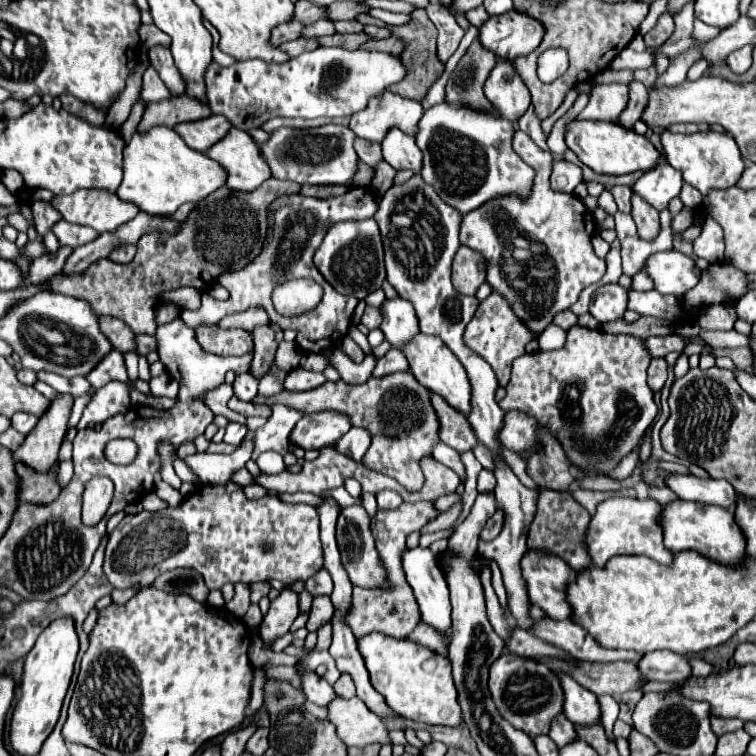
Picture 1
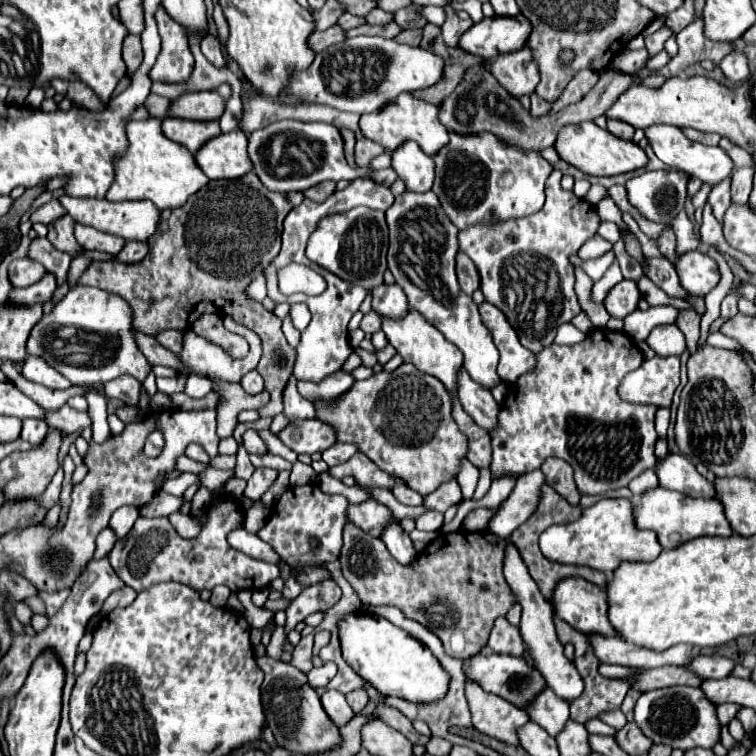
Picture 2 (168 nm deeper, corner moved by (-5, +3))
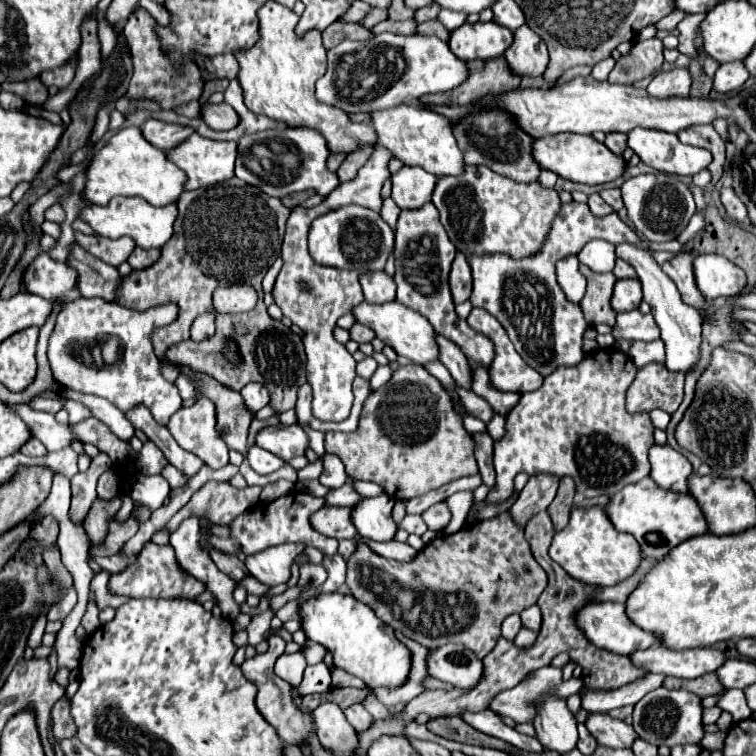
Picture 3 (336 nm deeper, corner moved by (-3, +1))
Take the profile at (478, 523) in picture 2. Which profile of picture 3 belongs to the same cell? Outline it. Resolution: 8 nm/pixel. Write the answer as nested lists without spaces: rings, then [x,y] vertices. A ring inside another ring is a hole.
[[[599,348],[591,354],[585,354],[583,360],[575,366],[557,366],[539,390],[523,392],[517,406],[507,414],[505,434],[501,440],[495,440],[493,456],[495,456],[495,470],[497,480],[495,486],[489,490],[485,502],[487,504],[503,504],[513,496],[513,478],[519,472],[527,474],[555,474],[555,476],[571,476],[575,488],[585,498],[593,496],[613,496],[621,488],[639,482],[641,478],[649,476],[649,458],[647,452],[655,444],[653,440],[653,424],[649,414],[627,414],[625,412],[625,388],[633,382],[637,374],[635,362],[617,350]]]

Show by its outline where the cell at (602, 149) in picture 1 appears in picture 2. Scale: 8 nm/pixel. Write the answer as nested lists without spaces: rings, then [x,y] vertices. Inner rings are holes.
[[[579,122],[579,124],[569,124],[559,130],[557,140],[555,140],[555,150],[561,160],[567,164],[575,166],[577,170],[589,174],[589,176],[615,176],[615,174],[625,174],[637,168],[643,168],[647,164],[647,154],[633,142],[615,138],[607,130],[601,130],[593,122]]]

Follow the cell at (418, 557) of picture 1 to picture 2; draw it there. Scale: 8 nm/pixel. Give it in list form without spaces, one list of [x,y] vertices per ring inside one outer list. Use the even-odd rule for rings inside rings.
[[[389,522],[383,528],[383,538],[381,540],[387,544],[391,556],[401,564],[407,566],[417,558],[417,550],[413,548],[411,538],[407,536],[407,532],[403,532],[399,522]]]

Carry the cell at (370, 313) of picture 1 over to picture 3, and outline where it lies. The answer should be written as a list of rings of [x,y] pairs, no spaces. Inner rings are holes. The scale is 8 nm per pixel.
[[[353,324],[353,328],[351,328],[351,338],[355,340],[355,342],[371,342],[373,338],[375,338],[375,332],[371,330],[371,328],[367,328],[367,326],[363,326],[363,324]]]

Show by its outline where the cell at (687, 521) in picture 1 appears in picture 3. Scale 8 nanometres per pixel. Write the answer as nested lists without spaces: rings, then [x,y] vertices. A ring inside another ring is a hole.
[[[649,478],[625,486],[621,492],[613,496],[613,500],[605,506],[605,510],[615,530],[633,534],[641,544],[643,554],[653,560],[661,560],[677,544],[707,532],[705,514],[691,494],[665,492],[663,488],[657,488],[657,484],[653,484],[653,480]]]

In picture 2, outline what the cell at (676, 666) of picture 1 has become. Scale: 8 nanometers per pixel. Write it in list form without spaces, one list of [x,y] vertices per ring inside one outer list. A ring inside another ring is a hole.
[[[699,656],[687,668],[701,678],[727,678],[731,676],[735,662],[721,656]]]

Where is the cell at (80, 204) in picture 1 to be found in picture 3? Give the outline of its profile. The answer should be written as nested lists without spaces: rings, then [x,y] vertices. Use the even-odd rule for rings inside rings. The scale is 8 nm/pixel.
[[[121,196],[113,198],[105,206],[89,204],[79,212],[79,220],[85,220],[99,236],[107,236],[107,238],[129,236],[135,240],[135,244],[139,248],[161,248],[173,234],[175,218],[177,218],[175,204],[155,208],[149,202],[145,202],[143,198],[121,198]]]

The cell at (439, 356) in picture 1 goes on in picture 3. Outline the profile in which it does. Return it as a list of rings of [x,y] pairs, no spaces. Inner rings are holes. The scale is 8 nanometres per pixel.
[[[393,300],[389,304],[363,302],[361,306],[357,306],[353,310],[353,314],[359,324],[373,328],[377,338],[381,338],[387,346],[391,346],[397,352],[397,356],[405,356],[413,364],[421,364],[421,366],[439,360],[439,344],[437,344],[435,328],[429,324],[429,320],[425,320],[425,316],[421,316],[419,312],[413,312],[411,308],[405,308],[397,300]]]

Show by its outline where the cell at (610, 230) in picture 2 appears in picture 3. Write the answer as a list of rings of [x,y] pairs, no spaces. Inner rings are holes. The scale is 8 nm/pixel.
[[[617,244],[615,254],[617,254],[619,258],[623,258],[625,262],[629,262],[629,264],[635,268],[637,278],[639,278],[641,284],[643,284],[643,300],[651,306],[653,316],[655,316],[655,322],[657,322],[657,326],[661,328],[661,340],[665,342],[665,348],[667,348],[665,366],[671,368],[671,370],[687,372],[687,370],[695,364],[695,360],[697,360],[697,356],[699,356],[701,322],[703,322],[701,314],[699,314],[693,306],[685,304],[685,302],[681,300],[681,296],[679,296],[675,284],[673,284],[673,280],[669,280],[669,276],[663,274],[661,266],[649,256],[649,252],[637,248],[637,246],[633,246],[633,244]]]

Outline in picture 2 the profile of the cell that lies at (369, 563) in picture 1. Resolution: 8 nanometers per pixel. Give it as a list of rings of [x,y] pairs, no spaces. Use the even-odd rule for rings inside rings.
[[[345,526],[343,530],[343,548],[339,562],[343,566],[345,580],[355,588],[359,600],[371,606],[397,606],[405,618],[411,618],[423,626],[429,626],[431,632],[443,642],[443,648],[453,658],[467,660],[469,656],[479,654],[489,640],[493,622],[509,612],[509,608],[517,602],[513,590],[509,588],[503,576],[503,558],[505,558],[507,540],[499,538],[491,532],[453,532],[439,534],[439,538],[431,540],[427,548],[415,560],[415,566],[403,566],[391,558],[387,546],[379,538],[365,534],[363,530]],[[433,604],[441,604],[441,608],[433,608]]]

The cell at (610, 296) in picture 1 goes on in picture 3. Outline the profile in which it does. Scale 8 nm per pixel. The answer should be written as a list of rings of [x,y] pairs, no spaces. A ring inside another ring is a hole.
[[[633,278],[633,280],[617,280],[617,284],[613,288],[613,298],[611,298],[611,308],[617,314],[639,308],[641,300],[643,300],[641,282],[637,278]]]

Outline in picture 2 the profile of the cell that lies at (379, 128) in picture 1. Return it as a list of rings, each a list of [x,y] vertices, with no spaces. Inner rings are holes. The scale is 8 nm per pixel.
[[[401,94],[397,98],[397,102],[393,102],[391,106],[385,106],[381,112],[371,112],[371,114],[363,114],[361,116],[361,132],[381,144],[385,150],[397,150],[403,142],[407,140],[413,140],[419,144],[419,148],[427,154],[427,156],[435,156],[443,146],[447,146],[447,138],[449,138],[449,132],[447,128],[439,122],[439,114],[437,114],[437,108],[415,98],[413,94]]]

